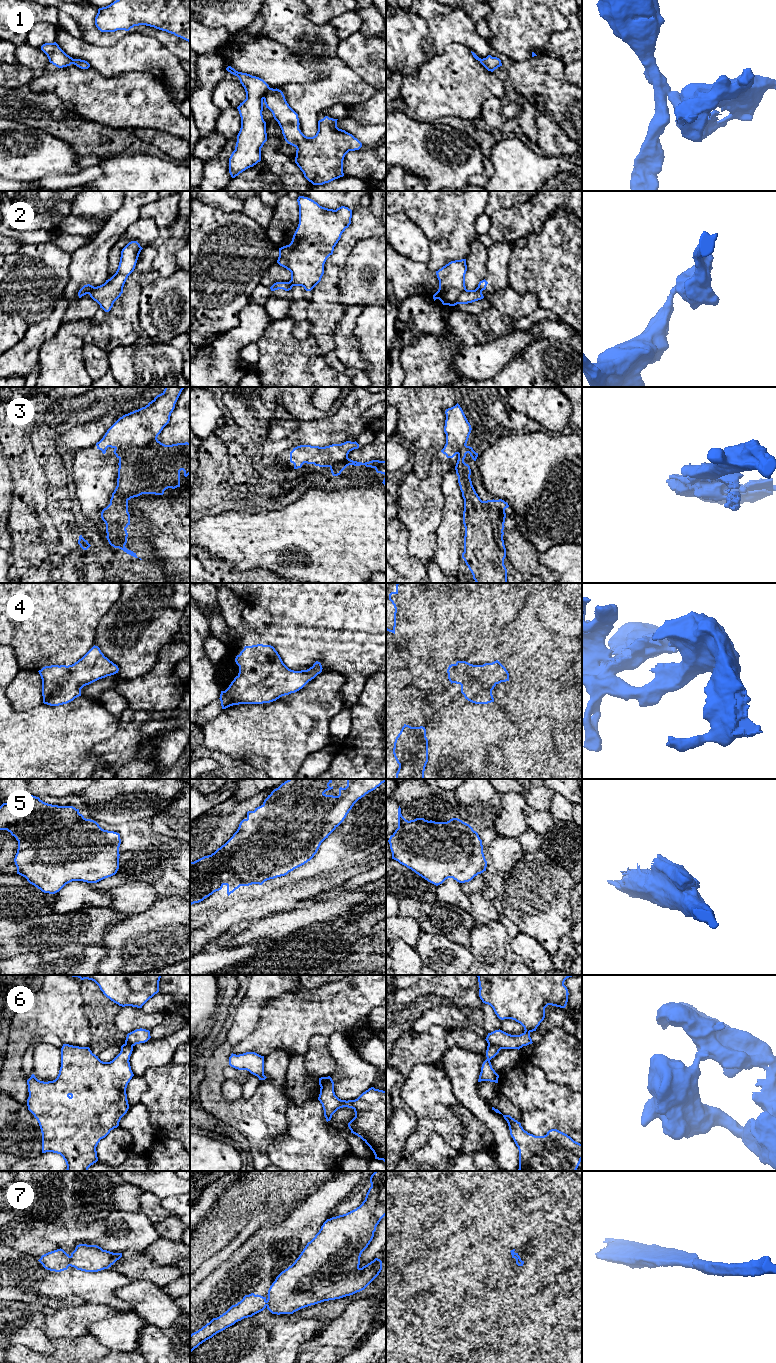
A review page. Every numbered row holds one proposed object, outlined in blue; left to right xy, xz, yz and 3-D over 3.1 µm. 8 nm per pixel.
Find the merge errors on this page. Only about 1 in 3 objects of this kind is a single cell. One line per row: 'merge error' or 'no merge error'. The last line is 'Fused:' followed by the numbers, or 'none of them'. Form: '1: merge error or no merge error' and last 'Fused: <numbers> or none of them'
1: merge error
2: merge error
3: merge error
4: no merge error
5: no merge error
6: merge error
7: no merge error
Fused: 1, 2, 3, 6

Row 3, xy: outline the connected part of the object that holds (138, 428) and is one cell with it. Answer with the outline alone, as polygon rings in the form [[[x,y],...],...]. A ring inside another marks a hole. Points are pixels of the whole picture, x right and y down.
[[[165,387],[164,391],[157,395],[145,407],[130,412],[120,417],[105,433],[103,438],[96,443],[97,449],[103,454],[108,447],[114,449],[114,454],[119,457],[119,453],[125,446],[143,447],[151,441],[157,439],[163,428],[169,423],[171,413],[184,387]]]

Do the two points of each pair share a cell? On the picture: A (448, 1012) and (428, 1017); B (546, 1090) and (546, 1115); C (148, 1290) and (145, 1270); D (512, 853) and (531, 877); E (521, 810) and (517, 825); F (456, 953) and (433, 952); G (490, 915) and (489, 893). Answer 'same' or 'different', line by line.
A: same
B: same
C: different
D: different
E: same
F: same
G: different

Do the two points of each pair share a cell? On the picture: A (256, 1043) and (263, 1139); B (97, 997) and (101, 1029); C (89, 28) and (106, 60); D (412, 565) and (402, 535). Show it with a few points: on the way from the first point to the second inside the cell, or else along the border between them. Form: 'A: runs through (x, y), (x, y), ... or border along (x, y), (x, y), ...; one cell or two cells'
A: border along (287, 1052), (281, 1049), (274, 1049), (264, 1057); two cells
B: runs through (97, 1005), (101, 1011), (101, 1021); one cell
C: border along (120, 38), (111, 45), (93, 45), (84, 40); two cells
D: runs through (405, 558), (402, 555), (402, 542); one cell

